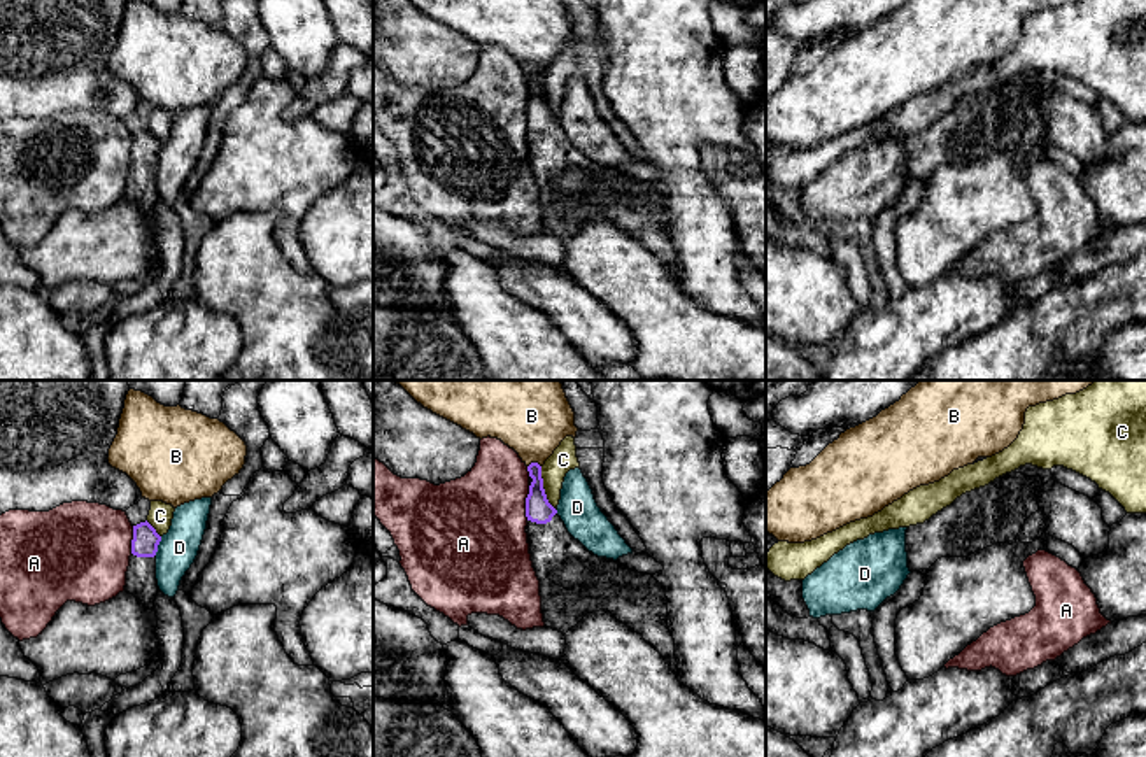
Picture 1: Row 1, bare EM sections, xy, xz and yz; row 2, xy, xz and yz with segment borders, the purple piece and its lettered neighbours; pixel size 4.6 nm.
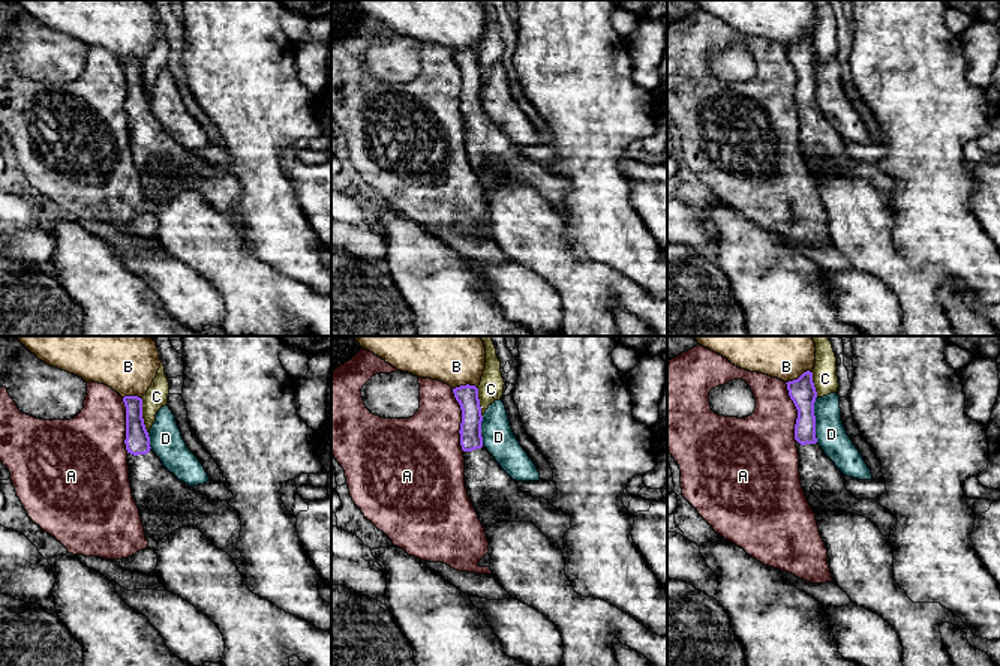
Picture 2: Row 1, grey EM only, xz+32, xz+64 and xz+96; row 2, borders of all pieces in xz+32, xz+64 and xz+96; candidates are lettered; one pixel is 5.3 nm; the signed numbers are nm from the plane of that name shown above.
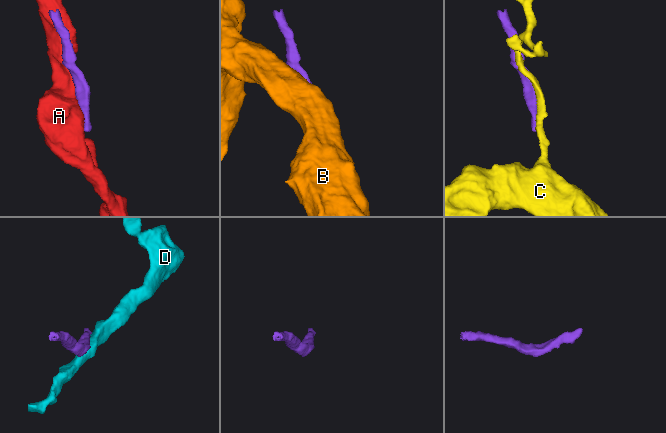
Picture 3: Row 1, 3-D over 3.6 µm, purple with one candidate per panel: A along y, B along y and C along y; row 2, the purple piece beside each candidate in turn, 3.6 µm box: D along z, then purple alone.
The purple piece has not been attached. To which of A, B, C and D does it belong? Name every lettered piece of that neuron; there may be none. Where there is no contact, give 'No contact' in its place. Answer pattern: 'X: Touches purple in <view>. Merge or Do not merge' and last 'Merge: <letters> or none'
A: Touches purple in xz. Do not merge
B: Touches purple in xz. Do not merge
C: Touches purple in xz. Do not merge
D: Touches purple in xy. Do not merge
Merge: none

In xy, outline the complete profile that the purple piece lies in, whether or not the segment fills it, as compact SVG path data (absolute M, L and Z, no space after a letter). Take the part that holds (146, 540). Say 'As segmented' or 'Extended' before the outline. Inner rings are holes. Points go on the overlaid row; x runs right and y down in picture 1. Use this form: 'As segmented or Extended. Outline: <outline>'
Extended. Outline: M147 520L133 526L124 591L140 599L149 610L154 608L154 599L159 592L156 580L156 552L159 541L161 536Z

